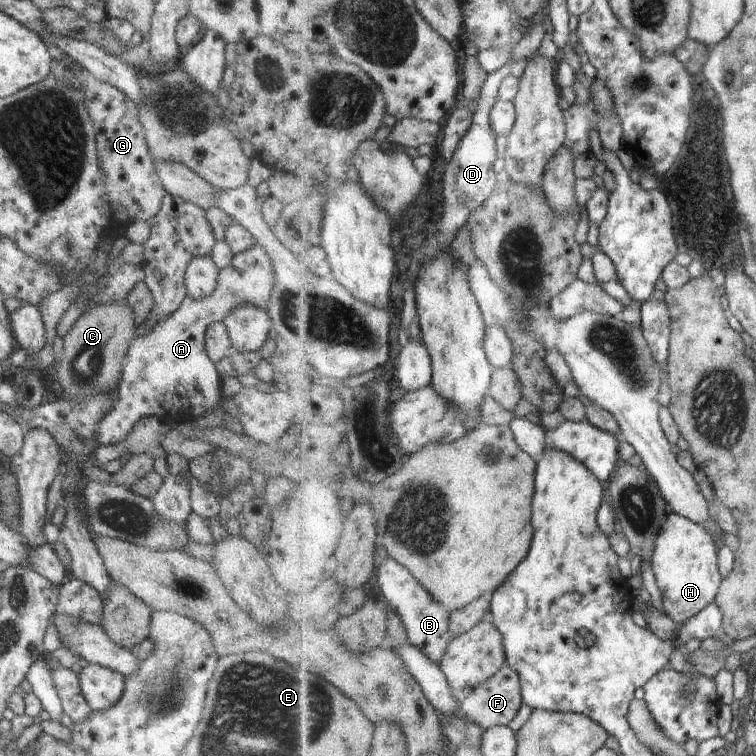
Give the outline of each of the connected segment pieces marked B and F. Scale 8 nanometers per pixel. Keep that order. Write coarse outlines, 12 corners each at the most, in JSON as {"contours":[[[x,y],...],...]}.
{"contours":[[[394,557],[376,573],[409,640],[438,664],[450,612]],[[507,664],[461,704],[487,731],[510,724],[524,703]]]}

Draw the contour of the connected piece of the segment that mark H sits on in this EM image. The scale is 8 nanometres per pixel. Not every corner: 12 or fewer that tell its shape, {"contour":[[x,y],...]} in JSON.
{"contour":[[670,511],[651,564],[663,610],[691,621],[725,578],[711,531]]}

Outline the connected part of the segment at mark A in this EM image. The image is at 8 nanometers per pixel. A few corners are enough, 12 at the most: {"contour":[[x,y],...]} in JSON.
{"contour":[[261,245],[219,270],[216,290],[160,318],[128,346],[97,442],[144,416],[226,412],[205,332],[240,304],[268,312]]}

